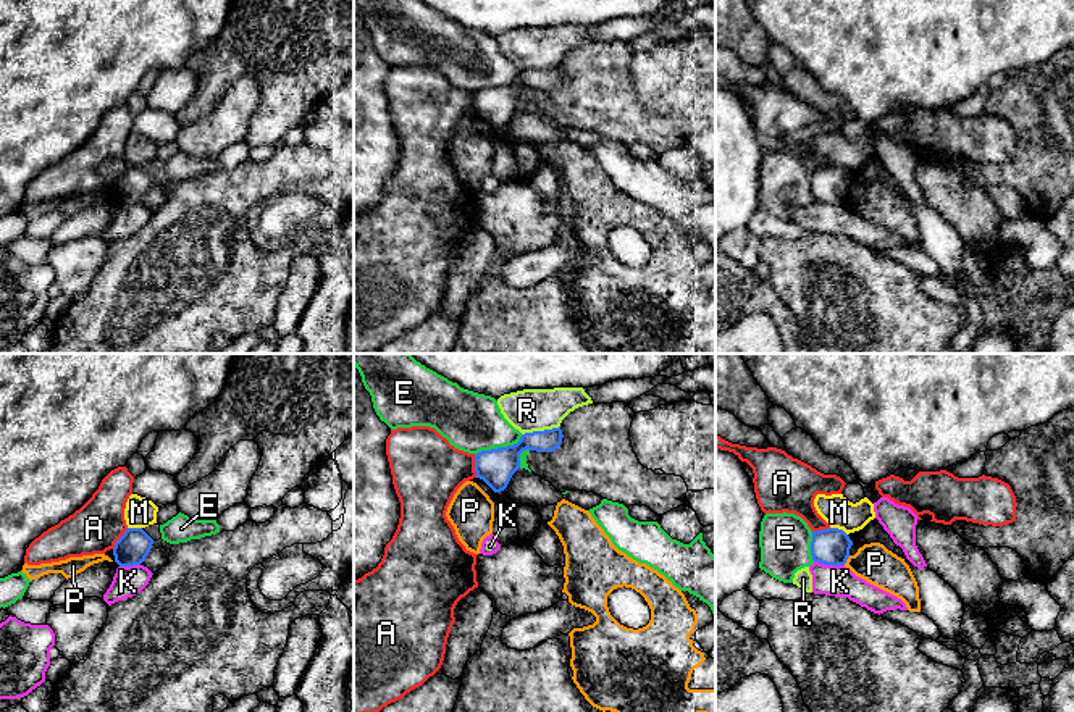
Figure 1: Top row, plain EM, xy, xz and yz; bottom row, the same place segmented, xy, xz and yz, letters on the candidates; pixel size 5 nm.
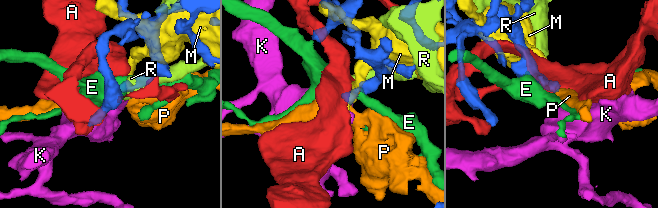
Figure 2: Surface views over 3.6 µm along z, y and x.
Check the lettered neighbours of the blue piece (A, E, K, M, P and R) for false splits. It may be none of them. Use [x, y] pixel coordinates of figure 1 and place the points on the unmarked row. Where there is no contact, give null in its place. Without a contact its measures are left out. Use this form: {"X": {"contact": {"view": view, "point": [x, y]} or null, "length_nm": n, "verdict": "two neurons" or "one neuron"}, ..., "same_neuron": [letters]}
{"A": {"contact": {"view": "xz", "point": [475, 104]}, "length_nm": 120, "verdict": "two neurons"}, "E": {"contact": {"view": "xz", "point": [499, 86]}, "length_nm": 260, "verdict": "two neurons"}, "K": {"contact": {"view": "yz", "point": [829, 202]}, "length_nm": 150, "verdict": "two neurons"}, "M": {"contact": {"view": "yz", "point": [837, 167]}, "length_nm": 100, "verdict": "two neurons"}, "P": {"contact": {"view": "yz", "point": [847, 197]}, "length_nm": 60, "verdict": "two neurons"}, "R": {"contact": {"view": "xz", "point": [540, 70]}, "length_nm": 200, "verdict": "two neurons"}, "same_neuron": []}

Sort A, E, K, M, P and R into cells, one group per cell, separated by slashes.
A / E / K R / M / P

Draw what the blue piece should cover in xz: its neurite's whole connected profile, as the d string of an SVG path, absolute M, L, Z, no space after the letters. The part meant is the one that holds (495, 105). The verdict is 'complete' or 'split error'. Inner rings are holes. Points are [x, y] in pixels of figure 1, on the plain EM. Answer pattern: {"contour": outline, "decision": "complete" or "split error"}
{"contour": "M559 65L525 71L514 84L481 89L475 92L476 116L483 118L494 131L501 131L520 107L520 92L523 89L552 90L560 86L562 76L564 73Z", "decision": "complete"}

